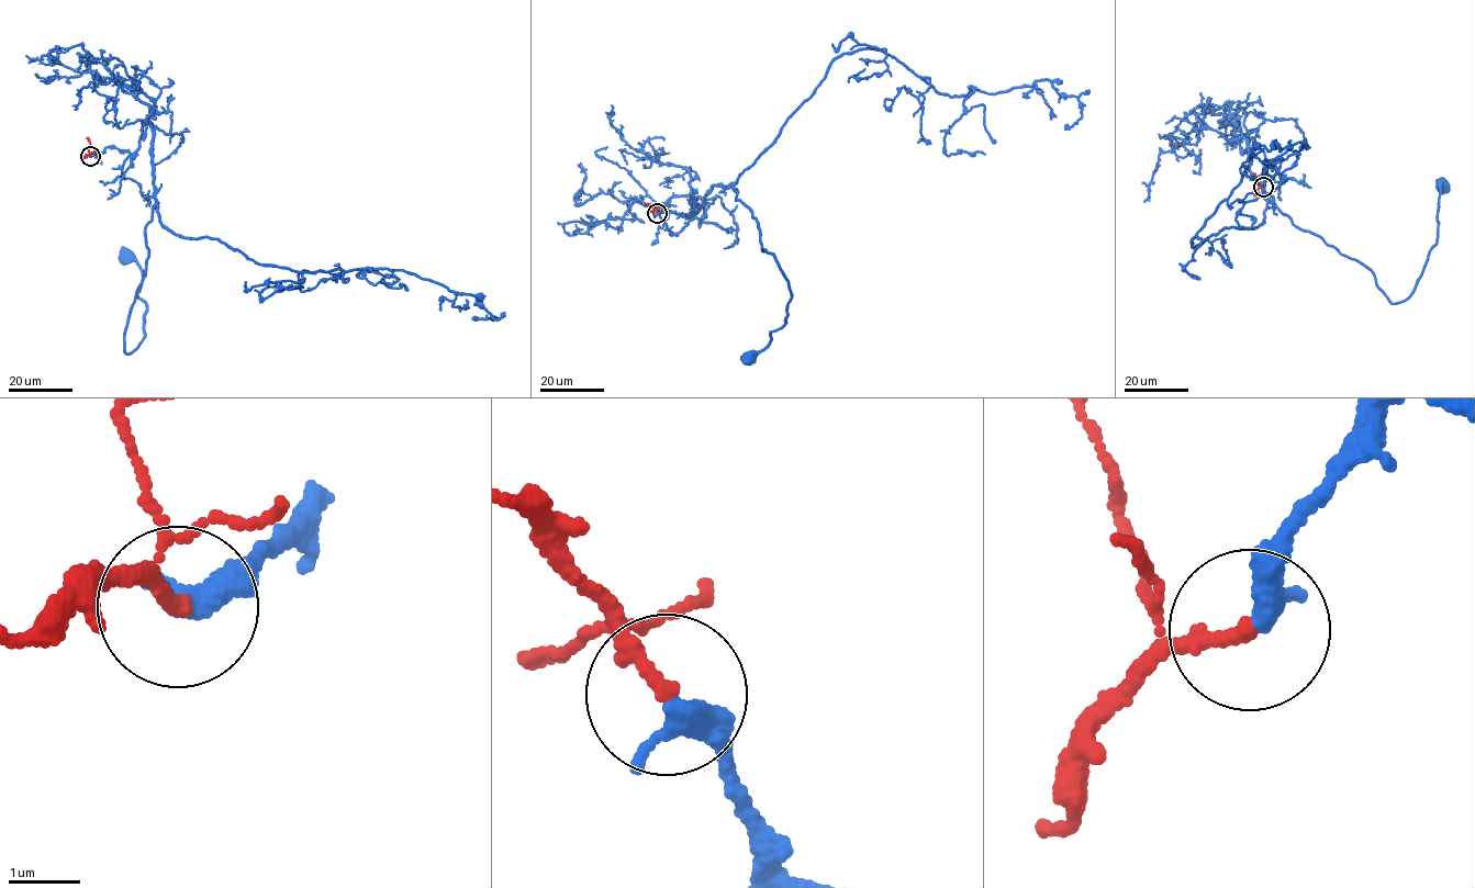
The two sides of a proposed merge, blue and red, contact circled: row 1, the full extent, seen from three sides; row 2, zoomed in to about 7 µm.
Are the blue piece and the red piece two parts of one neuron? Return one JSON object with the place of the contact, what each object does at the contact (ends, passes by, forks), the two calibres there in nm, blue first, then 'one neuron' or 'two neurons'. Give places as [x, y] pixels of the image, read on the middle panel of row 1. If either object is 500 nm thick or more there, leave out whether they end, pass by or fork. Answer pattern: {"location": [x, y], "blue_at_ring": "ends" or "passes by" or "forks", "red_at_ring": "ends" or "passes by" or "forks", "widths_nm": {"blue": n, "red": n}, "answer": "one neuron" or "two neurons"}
{"location": [657, 213], "blue_at_ring": "ends", "red_at_ring": "ends", "widths_nm": {"blue": 400, "red": 220}, "answer": "one neuron"}

